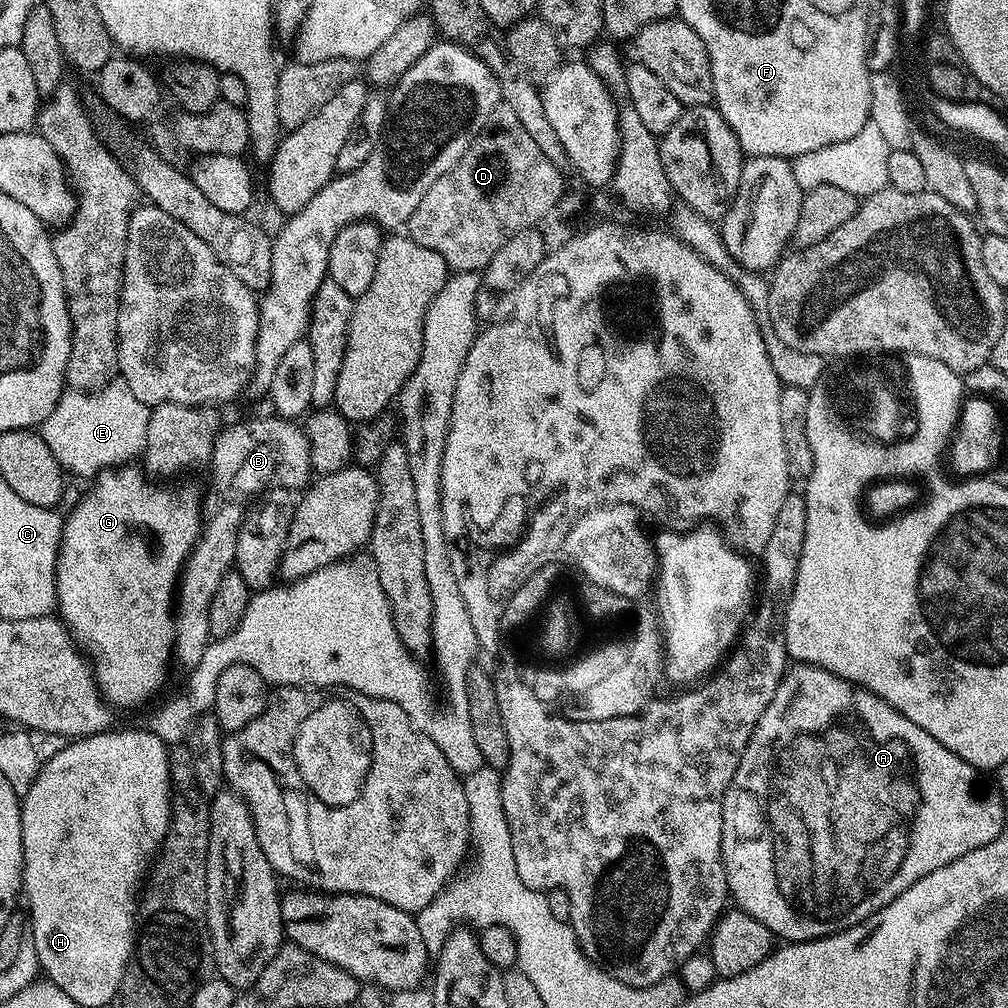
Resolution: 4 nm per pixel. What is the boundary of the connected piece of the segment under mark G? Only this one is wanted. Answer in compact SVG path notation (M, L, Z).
M129 462L123 466L108 468L100 472L91 481L88 493L72 508L72 513L64 516L64 537L60 539L60 549L56 559L56 607L59 619L64 621L65 628L82 645L83 651L90 657L92 671L100 694L109 704L120 708L132 708L135 704L144 704L168 680L168 663L173 663L176 647L176 617L174 615L174 597L178 592L180 573L194 546L200 540L202 516L200 520L200 496L192 488L163 488L163 483L147 484L144 481L146 472L143 467Z

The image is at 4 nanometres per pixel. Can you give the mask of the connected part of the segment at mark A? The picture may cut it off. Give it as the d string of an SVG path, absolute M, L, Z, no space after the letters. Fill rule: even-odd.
M797 663L789 667L774 698L770 698L770 706L766 706L762 718L758 718L758 726L754 726L754 734L724 795L722 858L731 903L739 911L750 914L750 918L758 918L762 926L771 930L773 937L780 939L781 936L784 942L819 940L821 936L833 936L835 932L862 923L894 902L902 890L938 870L938 866L946 866L946 862L954 862L954 858L962 858L962 854L970 854L970 850L978 850L978 846L986 846L986 842L994 842L994 838L998 838L1000 831L1006 827L1006 806L1000 801L999 791L992 789L991 792L980 781L980 776L977 768L958 758L958 754L946 750L938 738L930 738L922 726L914 726L910 718L894 710L894 706L870 690L851 684L830 670L822 670L813 664Z

